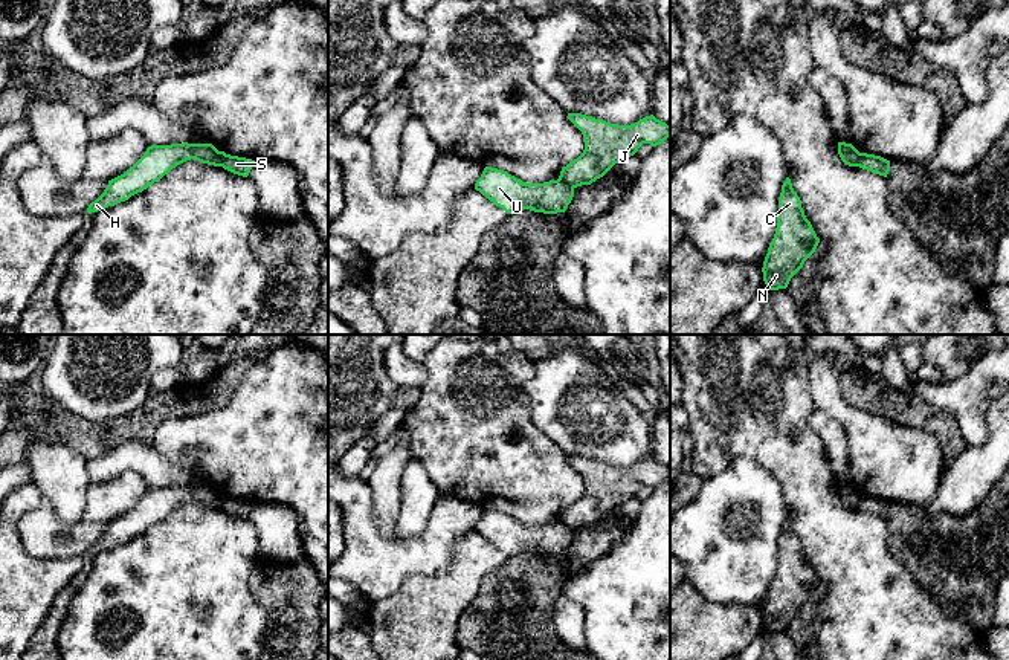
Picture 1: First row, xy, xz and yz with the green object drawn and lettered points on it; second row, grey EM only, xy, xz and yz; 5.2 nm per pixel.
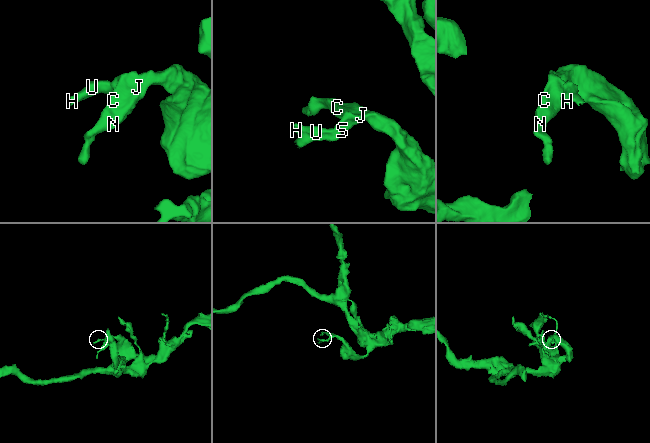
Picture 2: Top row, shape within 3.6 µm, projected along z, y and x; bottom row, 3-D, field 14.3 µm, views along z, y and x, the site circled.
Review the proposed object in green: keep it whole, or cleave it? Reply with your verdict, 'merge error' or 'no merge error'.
merge error

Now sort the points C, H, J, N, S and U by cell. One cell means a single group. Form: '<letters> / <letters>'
C J N S / H U

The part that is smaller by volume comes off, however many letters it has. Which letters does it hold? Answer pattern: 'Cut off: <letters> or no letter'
Cut off: H, U

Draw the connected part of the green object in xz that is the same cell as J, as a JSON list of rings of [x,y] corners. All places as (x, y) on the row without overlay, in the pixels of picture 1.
[[[568,455],[582,474],[583,495],[562,510],[559,521],[577,530],[603,519],[615,506],[633,498],[643,486],[656,489],[670,478],[670,468],[653,457],[630,468],[611,466],[582,455]]]

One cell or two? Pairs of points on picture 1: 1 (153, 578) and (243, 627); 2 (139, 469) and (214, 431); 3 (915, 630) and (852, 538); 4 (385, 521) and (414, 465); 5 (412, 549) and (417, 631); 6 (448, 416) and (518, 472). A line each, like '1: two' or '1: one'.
1: one
2: two
3: one
4: two
5: two
6: one

